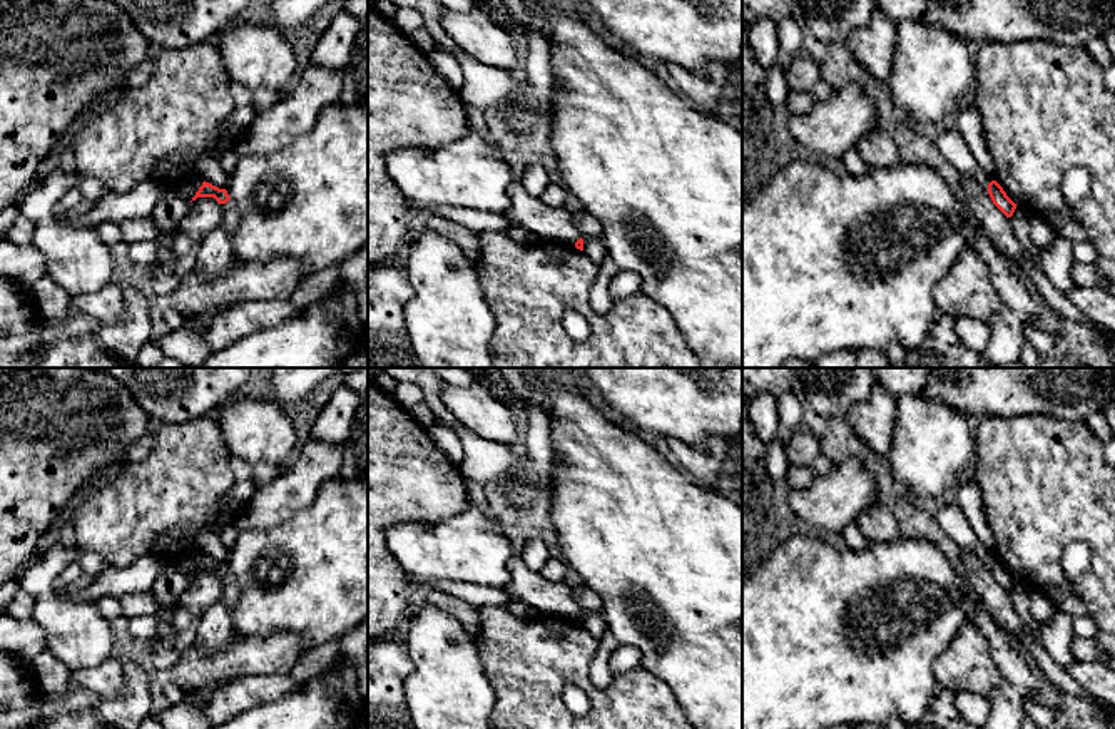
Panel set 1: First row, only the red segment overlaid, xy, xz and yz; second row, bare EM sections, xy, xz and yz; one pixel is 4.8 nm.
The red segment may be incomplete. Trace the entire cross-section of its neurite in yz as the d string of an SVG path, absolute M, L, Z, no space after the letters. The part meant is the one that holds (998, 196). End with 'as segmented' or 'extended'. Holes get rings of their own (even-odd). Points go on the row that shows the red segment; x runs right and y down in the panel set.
M991 181L988 184L988 194L993 201L993 204L1006 216L1006 217L1011 217L1015 209L1016 209L1016 204L1006 196L1006 192L1003 191L1003 187L996 182L996 181Z; as segmented

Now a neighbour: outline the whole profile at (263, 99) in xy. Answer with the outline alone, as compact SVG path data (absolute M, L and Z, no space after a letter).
M259 89L259 90L252 92L251 104L256 109L256 115L271 109L281 99L281 95L283 95L283 92L269 90L269 89Z

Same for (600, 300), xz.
M607 254L600 264L600 273L595 284L590 289L588 301L595 313L607 313L612 306L614 298L608 293L608 283L617 274L619 266Z

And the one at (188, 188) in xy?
M196 172L181 182L167 184L167 189L174 191L186 201L192 201L192 197L196 196L196 192L202 186L202 182L204 182L204 179Z

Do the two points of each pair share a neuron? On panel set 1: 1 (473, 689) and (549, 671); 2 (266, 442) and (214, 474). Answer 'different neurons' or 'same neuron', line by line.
1: different neurons
2: different neurons

